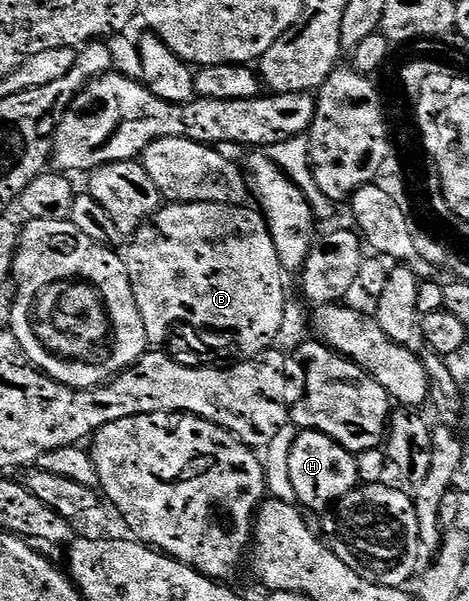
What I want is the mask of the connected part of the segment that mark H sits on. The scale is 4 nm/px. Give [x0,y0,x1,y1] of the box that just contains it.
[290,430,358,512]

